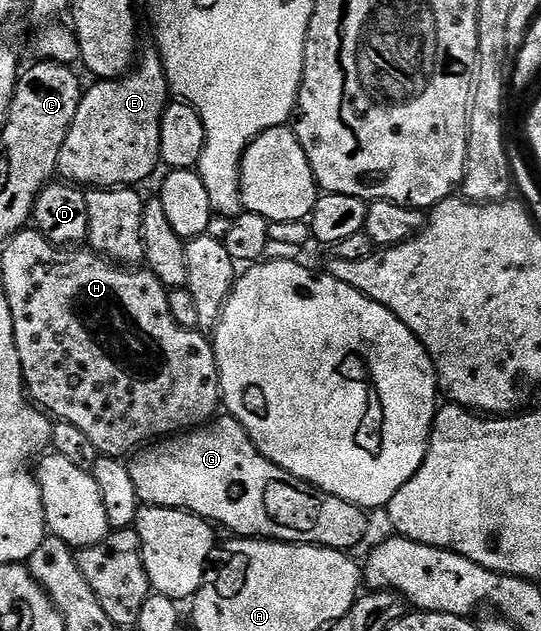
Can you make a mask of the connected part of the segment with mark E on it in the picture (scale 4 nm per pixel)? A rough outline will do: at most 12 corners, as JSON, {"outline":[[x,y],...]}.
{"outline":[[161,54],[84,90],[60,180],[137,187],[161,165]]}

